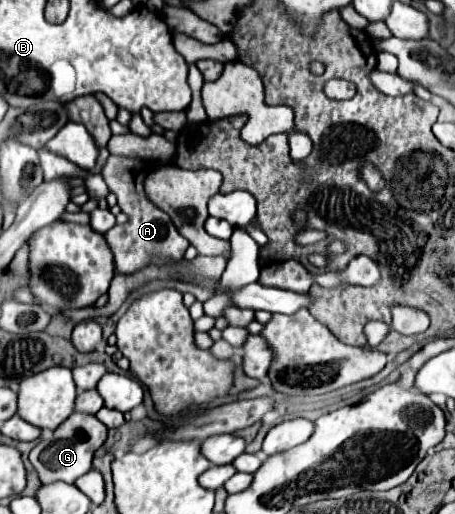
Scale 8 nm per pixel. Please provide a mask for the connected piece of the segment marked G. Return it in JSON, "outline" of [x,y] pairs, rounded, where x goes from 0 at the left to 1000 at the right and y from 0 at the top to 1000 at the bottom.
{"outline":[[[160,802],[143,821],[130,825],[130,833],[116,840],[112,856],[90,856],[64,883],[68,903],[86,918],[90,942],[116,942],[116,938],[147,938],[160,942],[174,926],[200,914],[204,883],[218,868],[226,868],[235,852],[235,829],[222,825],[209,809]]]}

